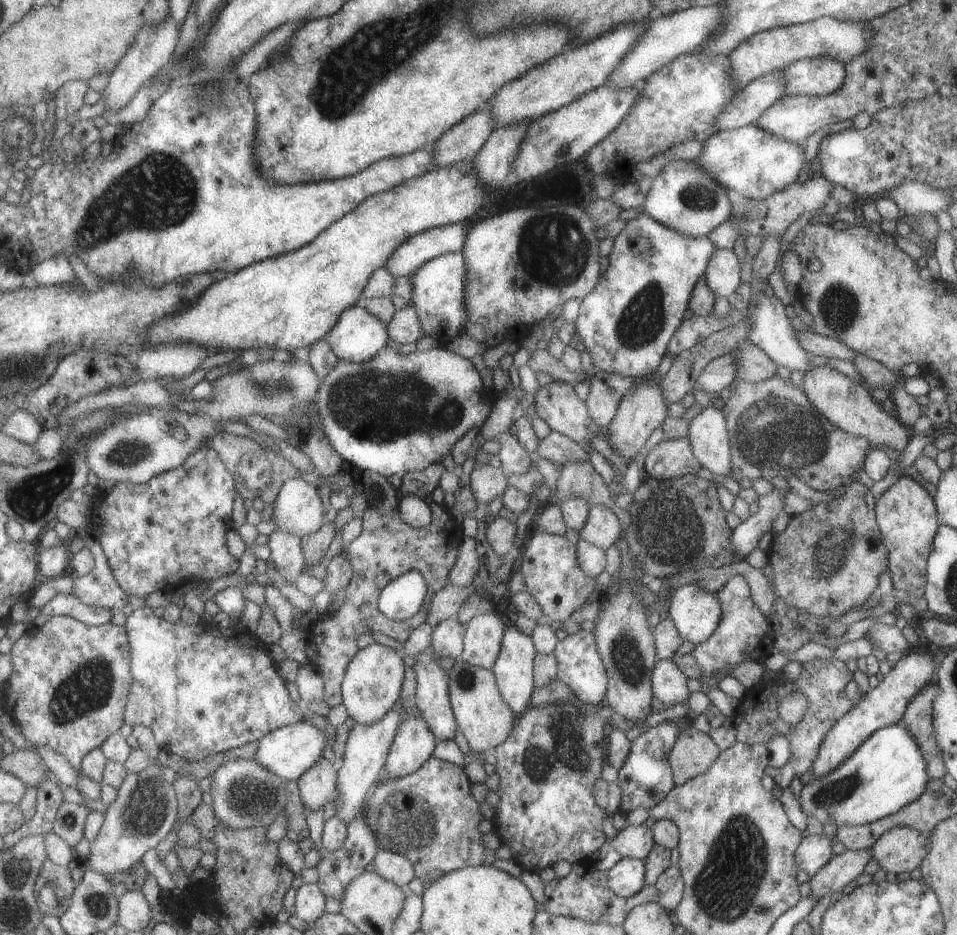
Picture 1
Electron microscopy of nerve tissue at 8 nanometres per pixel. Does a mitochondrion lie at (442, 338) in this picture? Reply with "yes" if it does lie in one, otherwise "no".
no

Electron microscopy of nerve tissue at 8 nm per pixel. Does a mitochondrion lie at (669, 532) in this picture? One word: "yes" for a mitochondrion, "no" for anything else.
yes

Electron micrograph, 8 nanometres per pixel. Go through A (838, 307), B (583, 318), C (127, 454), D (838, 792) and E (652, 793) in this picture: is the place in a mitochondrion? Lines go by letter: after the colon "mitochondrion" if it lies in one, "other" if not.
A: mitochondrion
B: other
C: mitochondrion
D: mitochondrion
E: other

